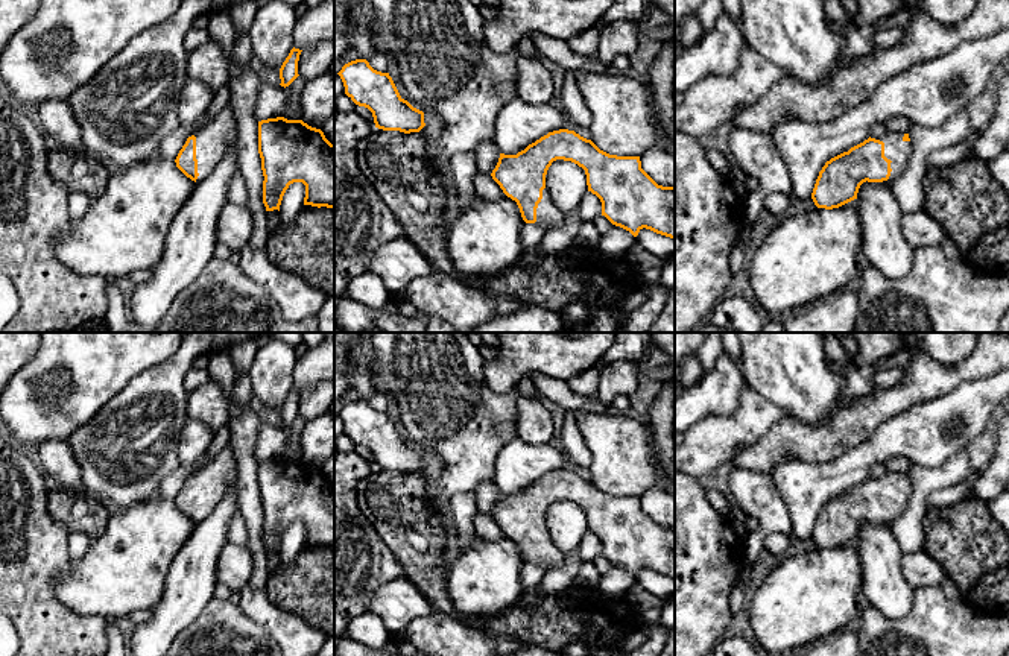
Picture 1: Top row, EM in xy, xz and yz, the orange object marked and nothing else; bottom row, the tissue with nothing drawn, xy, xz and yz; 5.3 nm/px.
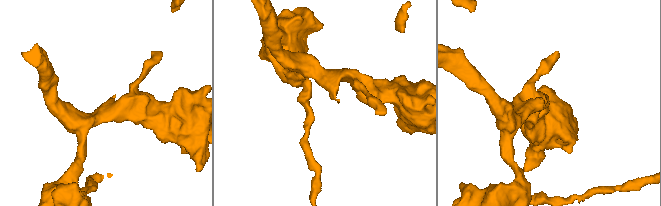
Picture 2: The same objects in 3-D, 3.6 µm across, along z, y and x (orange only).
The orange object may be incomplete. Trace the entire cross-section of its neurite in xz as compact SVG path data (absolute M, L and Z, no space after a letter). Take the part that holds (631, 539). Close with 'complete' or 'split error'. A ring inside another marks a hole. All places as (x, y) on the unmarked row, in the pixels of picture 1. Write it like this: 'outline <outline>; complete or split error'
outline M568 469L549 472L517 495L500 494L491 513L503 533L517 542L526 563L550 569L564 562L565 553L553 544L546 528L547 510L556 500L571 501L585 510L588 531L600 539L602 556L612 565L629 571L634 577L646 568L675 580L675 527L658 525L641 509L640 497L609 495L591 480Z; split error

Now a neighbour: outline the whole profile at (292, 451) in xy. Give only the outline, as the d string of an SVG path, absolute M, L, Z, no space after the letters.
M298 416L289 427L286 427L287 443L286 443L284 454L283 454L284 459L301 460L302 453L301 453L299 436L301 436L304 425L305 425L305 421L301 416Z

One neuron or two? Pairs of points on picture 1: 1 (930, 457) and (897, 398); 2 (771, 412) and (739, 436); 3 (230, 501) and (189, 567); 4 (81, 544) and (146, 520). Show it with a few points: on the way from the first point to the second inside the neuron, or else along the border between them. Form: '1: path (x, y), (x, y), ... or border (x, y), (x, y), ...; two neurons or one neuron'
1: border (938, 395), (910, 404), (888, 418), (876, 430); two neurons
2: path (763, 415), (746, 428); one neuron
3: path (219, 518), (201, 550); one neuron
4: border (91, 539), (82, 556), (70, 559); two neurons

